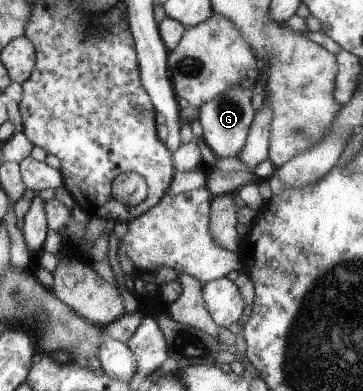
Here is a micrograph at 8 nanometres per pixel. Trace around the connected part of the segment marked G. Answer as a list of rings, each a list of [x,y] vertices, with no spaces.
[[[242,86],[231,87],[225,94],[211,99],[199,107],[198,120],[204,130],[203,140],[214,152],[217,158],[225,156],[239,156],[246,143],[246,138],[255,116],[255,110],[251,105],[251,90],[245,90]]]

